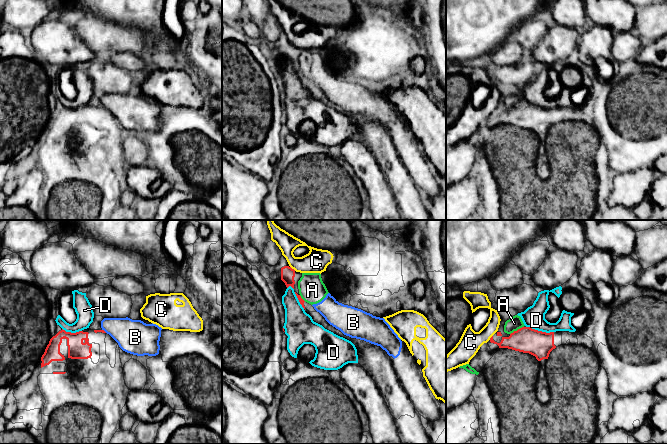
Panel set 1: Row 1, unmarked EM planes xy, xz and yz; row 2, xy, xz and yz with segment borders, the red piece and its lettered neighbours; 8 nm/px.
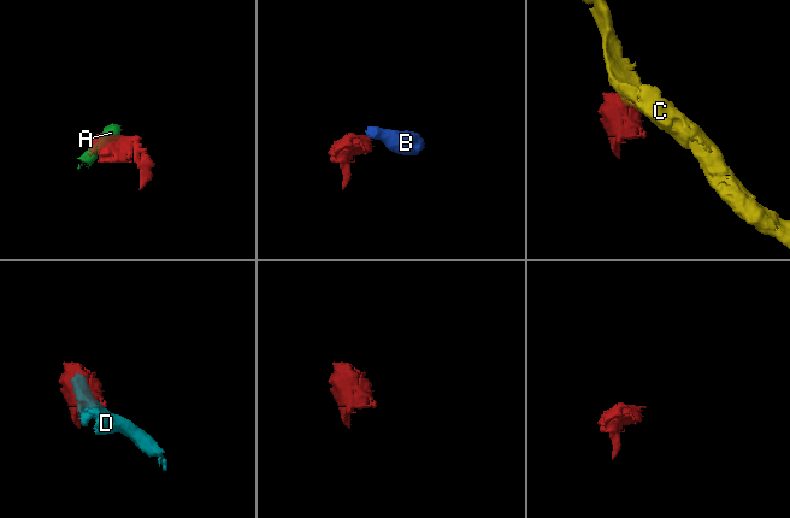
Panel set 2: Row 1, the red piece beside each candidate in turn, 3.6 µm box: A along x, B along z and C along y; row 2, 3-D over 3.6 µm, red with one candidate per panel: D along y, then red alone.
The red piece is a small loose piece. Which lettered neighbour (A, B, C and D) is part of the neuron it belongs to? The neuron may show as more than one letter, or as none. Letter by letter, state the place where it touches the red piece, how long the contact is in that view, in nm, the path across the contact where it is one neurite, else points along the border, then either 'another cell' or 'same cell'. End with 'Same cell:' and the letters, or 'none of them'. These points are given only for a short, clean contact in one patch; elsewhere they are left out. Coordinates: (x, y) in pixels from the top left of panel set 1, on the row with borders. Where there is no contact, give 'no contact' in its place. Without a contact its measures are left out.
A: yz (517, 330) | 130 nm | along yz (523, 326), (510, 334) | another cell
B: xy (103, 330) | 50 nm | along xy (102, 329), (106, 332) | another cell
C: xz (293, 269) | 60 nm | along xz (290, 266), (295, 270) | another cell
D: yz (540, 331) | 220 nm | along yz (526, 326), (532, 329), (553, 332) | another cell
Same cell: none of them

